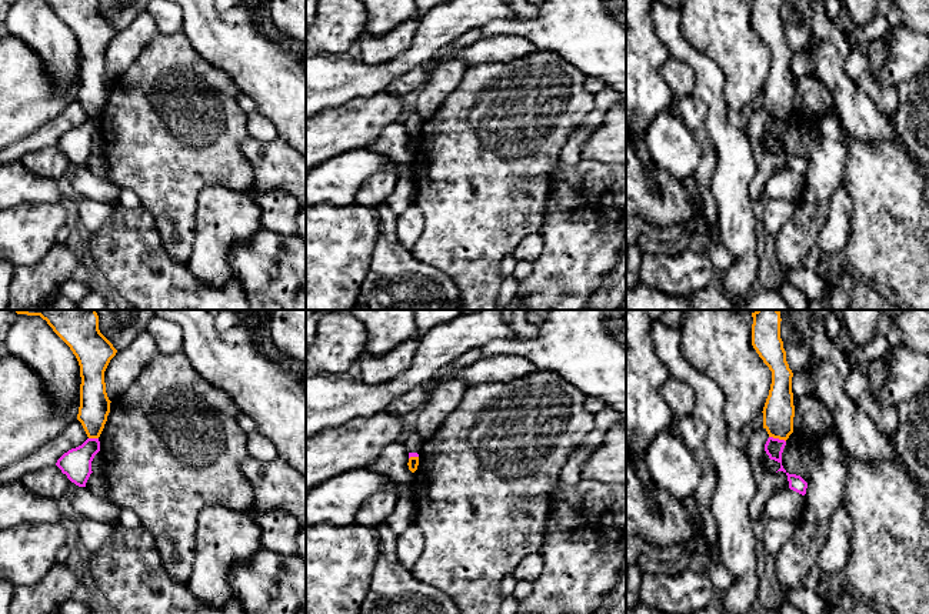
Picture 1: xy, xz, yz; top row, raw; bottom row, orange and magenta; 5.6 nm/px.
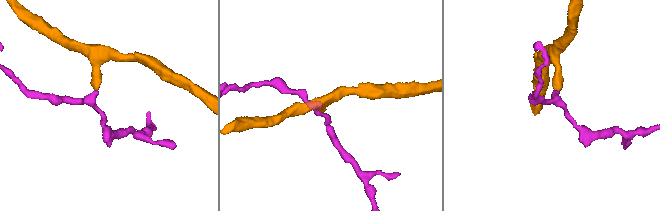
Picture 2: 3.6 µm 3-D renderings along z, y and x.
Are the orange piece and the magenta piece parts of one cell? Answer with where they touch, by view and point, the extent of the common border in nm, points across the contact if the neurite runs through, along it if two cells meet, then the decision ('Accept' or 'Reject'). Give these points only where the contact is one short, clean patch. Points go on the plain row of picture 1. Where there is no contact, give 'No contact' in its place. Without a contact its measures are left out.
Touches orange at yz (778, 117). Shared border 100 nm. Boundary: yz (769, 116), (785, 122). Reject

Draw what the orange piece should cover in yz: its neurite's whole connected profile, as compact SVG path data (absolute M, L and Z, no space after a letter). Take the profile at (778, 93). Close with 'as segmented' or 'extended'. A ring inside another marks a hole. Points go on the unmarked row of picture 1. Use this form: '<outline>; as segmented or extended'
M753 0L752 26L772 51L772 64L763 87L763 109L769 117L788 120L793 113L793 53L780 19L782 0Z; as segmented

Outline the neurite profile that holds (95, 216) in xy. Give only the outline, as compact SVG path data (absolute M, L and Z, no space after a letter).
M76 197L80 221L91 236L99 234L110 223L116 206L99 203L87 197Z

